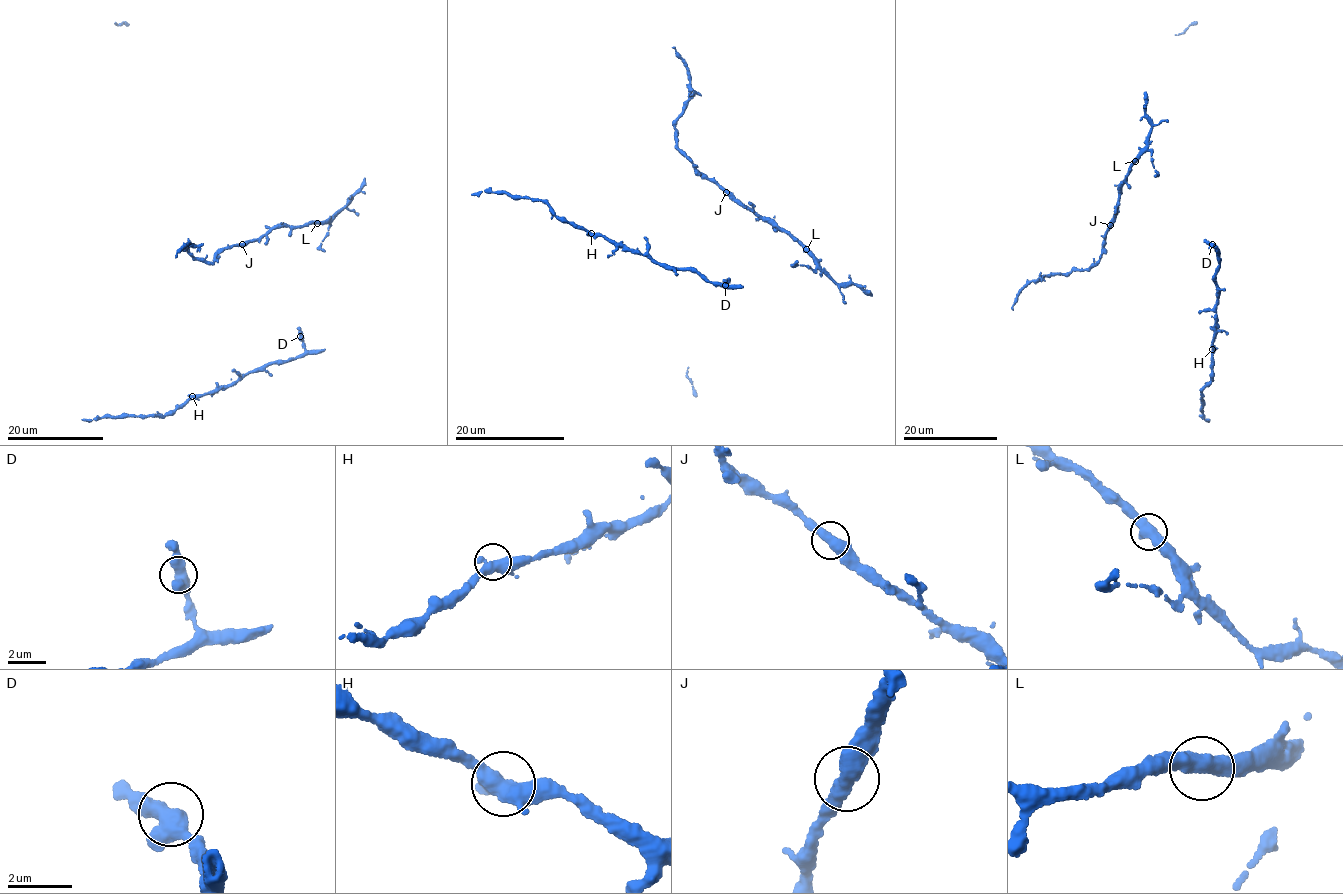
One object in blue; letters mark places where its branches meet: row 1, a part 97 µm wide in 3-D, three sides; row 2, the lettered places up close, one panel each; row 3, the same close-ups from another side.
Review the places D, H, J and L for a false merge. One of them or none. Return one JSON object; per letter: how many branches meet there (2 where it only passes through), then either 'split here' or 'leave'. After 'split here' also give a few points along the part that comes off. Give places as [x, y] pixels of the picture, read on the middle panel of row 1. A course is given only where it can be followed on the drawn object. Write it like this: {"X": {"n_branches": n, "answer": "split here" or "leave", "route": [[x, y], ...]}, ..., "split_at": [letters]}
{"D": {"n_branches": 2, "answer": "leave"}, "H": {"n_branches": 2, "answer": "leave"}, "J": {"n_branches": 2, "answer": "leave"}, "L": {"n_branches": 2, "answer": "leave"}, "split_at": []}

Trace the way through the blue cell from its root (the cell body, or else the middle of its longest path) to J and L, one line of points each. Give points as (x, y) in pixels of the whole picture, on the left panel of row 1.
J: (329, 223), (325, 220), (297, 226), (283, 225), (242, 244)
L: (329, 223), (325, 220), (317, 223)

